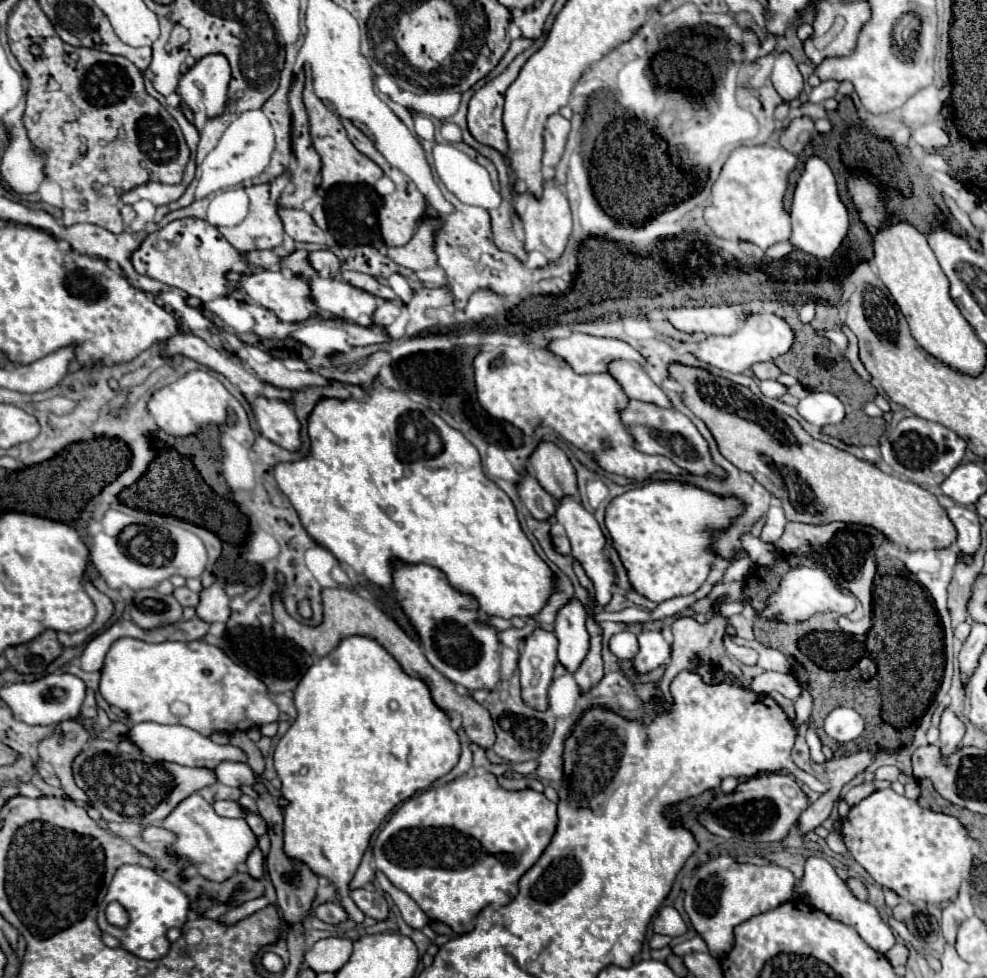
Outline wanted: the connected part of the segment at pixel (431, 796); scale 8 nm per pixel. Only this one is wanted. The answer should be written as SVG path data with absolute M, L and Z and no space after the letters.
M479 773L479 775L465 775L465 777L457 777L445 785L437 785L431 787L427 791L423 791L421 795L411 797L409 801L405 801L387 821L387 825L379 831L375 843L373 843L373 855L375 855L375 867L377 871L385 873L387 879L401 891L405 891L423 911L429 919L437 919L443 921L445 925L449 925L455 933L469 933L469 929L473 929L473 917L487 905L495 903L495 905L507 905L519 891L517 883L521 879L521 875L525 871L529 871L533 867L533 863L541 857L541 853L545 851L545 847L549 845L551 837L555 835L557 829L557 805L553 801L549 801L543 793L537 793L533 789L523 789L523 791L505 791L499 787L497 779L493 773Z

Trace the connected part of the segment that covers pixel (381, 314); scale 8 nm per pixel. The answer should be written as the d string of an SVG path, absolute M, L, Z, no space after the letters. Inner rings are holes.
M383 301L383 303L379 305L379 309L371 315L371 321L373 321L373 325L385 329L385 327L389 327L389 325L397 319L399 311L401 311L401 305L399 305L399 303Z

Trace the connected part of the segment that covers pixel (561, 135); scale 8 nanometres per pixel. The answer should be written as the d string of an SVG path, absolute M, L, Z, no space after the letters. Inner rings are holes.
M559 113L549 117L543 133L543 139L545 139L543 167L549 167L549 169L557 167L567 143L567 135L569 135L569 121L563 119Z

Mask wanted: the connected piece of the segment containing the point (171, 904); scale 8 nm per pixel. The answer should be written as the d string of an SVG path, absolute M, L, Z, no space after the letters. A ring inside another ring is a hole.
M121 865L117 869L117 873L113 875L113 881L109 885L109 891L105 895L103 905L99 907L97 923L99 923L101 931L117 937L121 947L125 951L129 951L131 955L145 959L145 961L155 961L155 959L161 959L163 955L167 955L167 951L169 951L167 931L171 927L185 925L187 911L191 907L191 899L177 885L169 885L169 881L163 881L161 877L159 877L159 883L151 882L149 875L151 875L149 869L145 869L141 865ZM113 901L121 903L123 909L127 911L127 915L129 915L127 927L113 927L107 923L105 907Z

